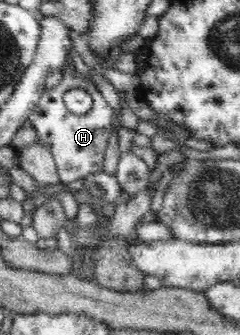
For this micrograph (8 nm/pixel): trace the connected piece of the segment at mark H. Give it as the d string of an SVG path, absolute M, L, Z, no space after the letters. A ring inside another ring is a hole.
M64 75L57 86L47 88L40 96L29 120L36 130L39 142L49 148L50 153L54 156L58 176L62 183L70 183L70 181L76 181L91 173L102 172L106 145L112 132L113 114L112 107L104 100L96 85L73 75ZM74 87L84 89L93 99L93 106L84 115L70 112L62 100L64 93Z

